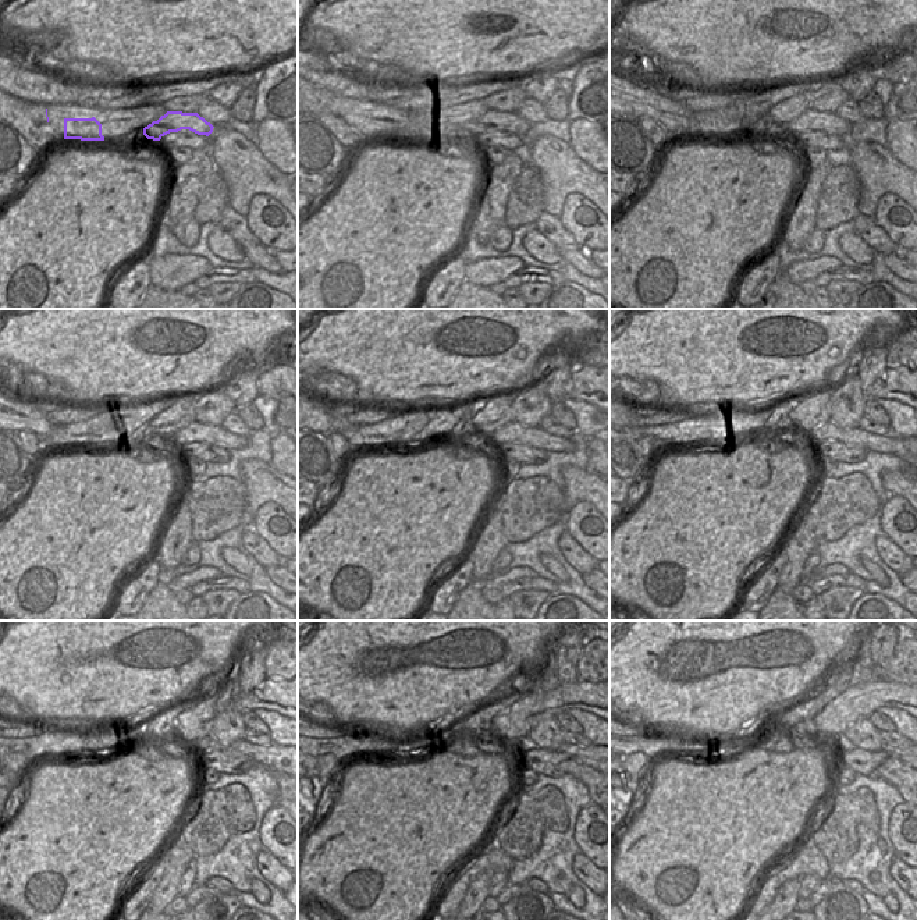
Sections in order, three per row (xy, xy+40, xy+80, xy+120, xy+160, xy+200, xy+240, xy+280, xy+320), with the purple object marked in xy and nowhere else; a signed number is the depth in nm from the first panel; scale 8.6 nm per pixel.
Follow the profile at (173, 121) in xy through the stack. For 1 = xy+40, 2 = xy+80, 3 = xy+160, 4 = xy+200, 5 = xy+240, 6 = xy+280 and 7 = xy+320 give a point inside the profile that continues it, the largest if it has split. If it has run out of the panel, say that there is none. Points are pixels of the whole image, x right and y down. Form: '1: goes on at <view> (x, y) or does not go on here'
1: goes on at xy+40 (493, 121)
2: goes on at xy+80 (810, 121)
3: goes on at xy+160 (515, 432)
4: goes on at xy+200 (891, 444)
5: goes on at xy+240 (267, 755)
6: goes on at xy+280 (575, 752)
7: goes on at xy+320 (891, 750)

